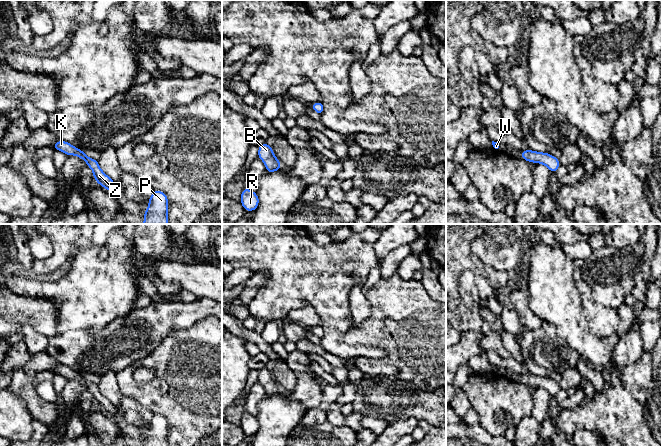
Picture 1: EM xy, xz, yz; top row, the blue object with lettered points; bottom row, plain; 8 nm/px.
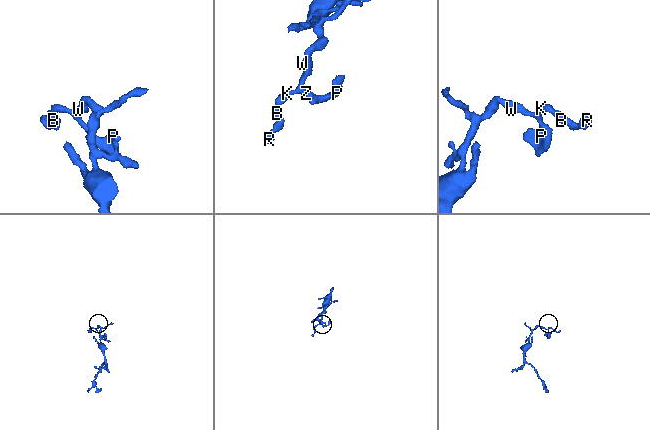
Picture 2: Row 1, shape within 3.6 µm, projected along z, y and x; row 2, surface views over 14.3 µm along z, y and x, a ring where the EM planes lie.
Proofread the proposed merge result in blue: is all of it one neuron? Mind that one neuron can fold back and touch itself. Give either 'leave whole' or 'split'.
leave whole

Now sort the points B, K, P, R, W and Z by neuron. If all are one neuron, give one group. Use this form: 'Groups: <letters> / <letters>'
Groups: B K P R W Z

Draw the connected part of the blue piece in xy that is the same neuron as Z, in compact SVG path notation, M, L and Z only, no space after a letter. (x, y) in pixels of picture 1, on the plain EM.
M61 364L57 365L52 369L52 372L54 372L55 374L62 375L68 380L76 379L79 382L85 384L87 390L93 394L93 401L95 402L96 407L100 408L110 416L112 416L115 413L116 411L115 406L100 393L98 384L89 382L84 377L84 375L74 371L73 369L65 365Z

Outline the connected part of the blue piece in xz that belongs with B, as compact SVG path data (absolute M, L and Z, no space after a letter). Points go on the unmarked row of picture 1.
M266 366L258 371L258 381L264 386L266 396L271 397L281 394L282 390L280 385L274 379L272 371L270 371Z

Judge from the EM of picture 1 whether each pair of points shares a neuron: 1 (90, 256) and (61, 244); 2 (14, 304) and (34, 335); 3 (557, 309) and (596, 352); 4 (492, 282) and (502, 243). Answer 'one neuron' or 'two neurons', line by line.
1: two neurons
2: two neurons
3: one neuron
4: two neurons

